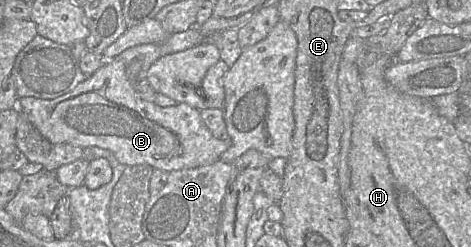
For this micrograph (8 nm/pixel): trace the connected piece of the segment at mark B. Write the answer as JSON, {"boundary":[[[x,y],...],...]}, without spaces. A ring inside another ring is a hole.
{"boundary":[[[116,58],[106,60],[95,73],[79,83],[69,93],[55,99],[18,98],[16,107],[51,143],[107,149],[121,164],[127,166],[148,164],[154,169],[166,172],[205,166],[218,161],[231,145],[230,138],[229,140],[220,140],[211,134],[201,118],[201,110],[187,103],[161,107],[155,102],[141,99],[136,94],[135,86],[128,79],[126,64]]]}

